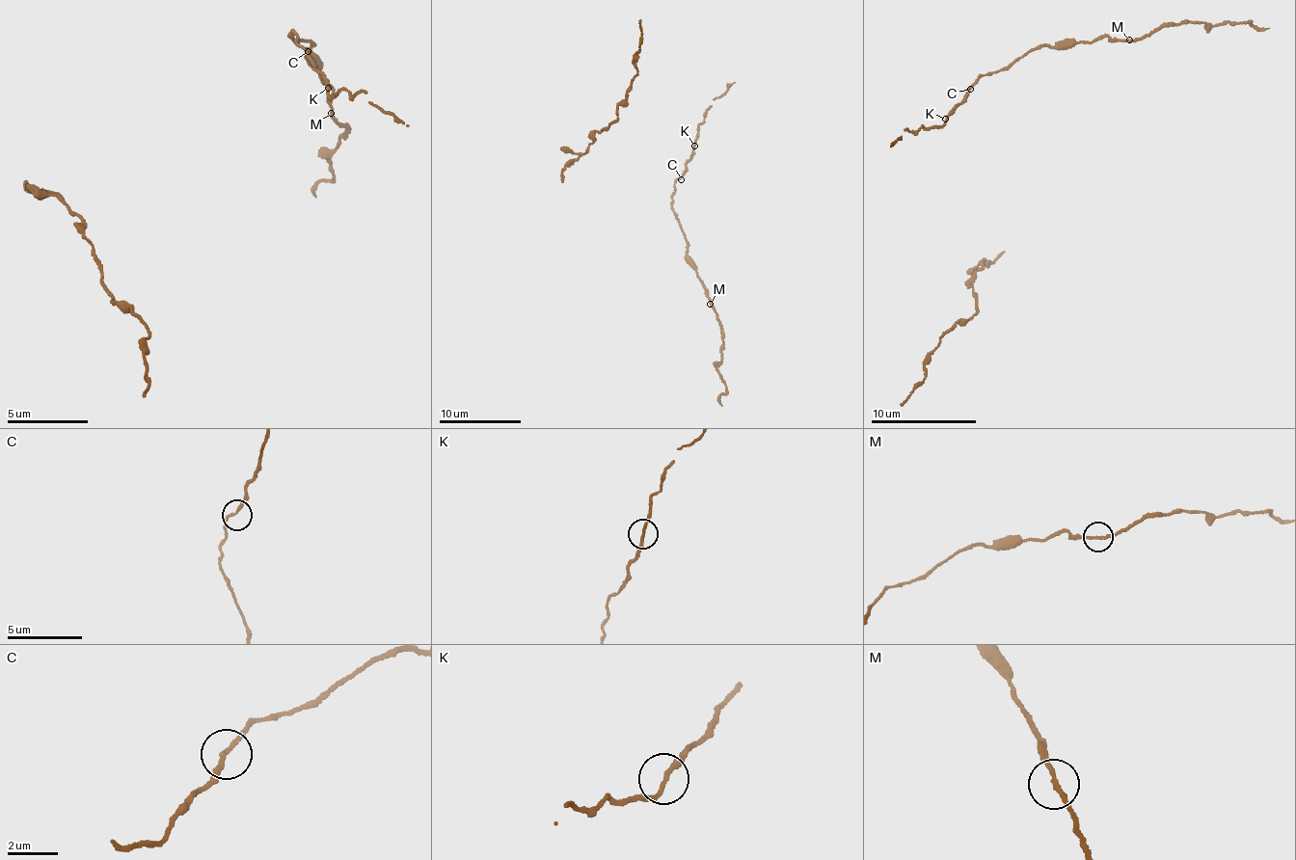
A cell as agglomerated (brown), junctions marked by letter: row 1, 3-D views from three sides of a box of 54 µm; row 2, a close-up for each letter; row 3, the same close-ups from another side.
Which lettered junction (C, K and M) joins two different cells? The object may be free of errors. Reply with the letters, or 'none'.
M

